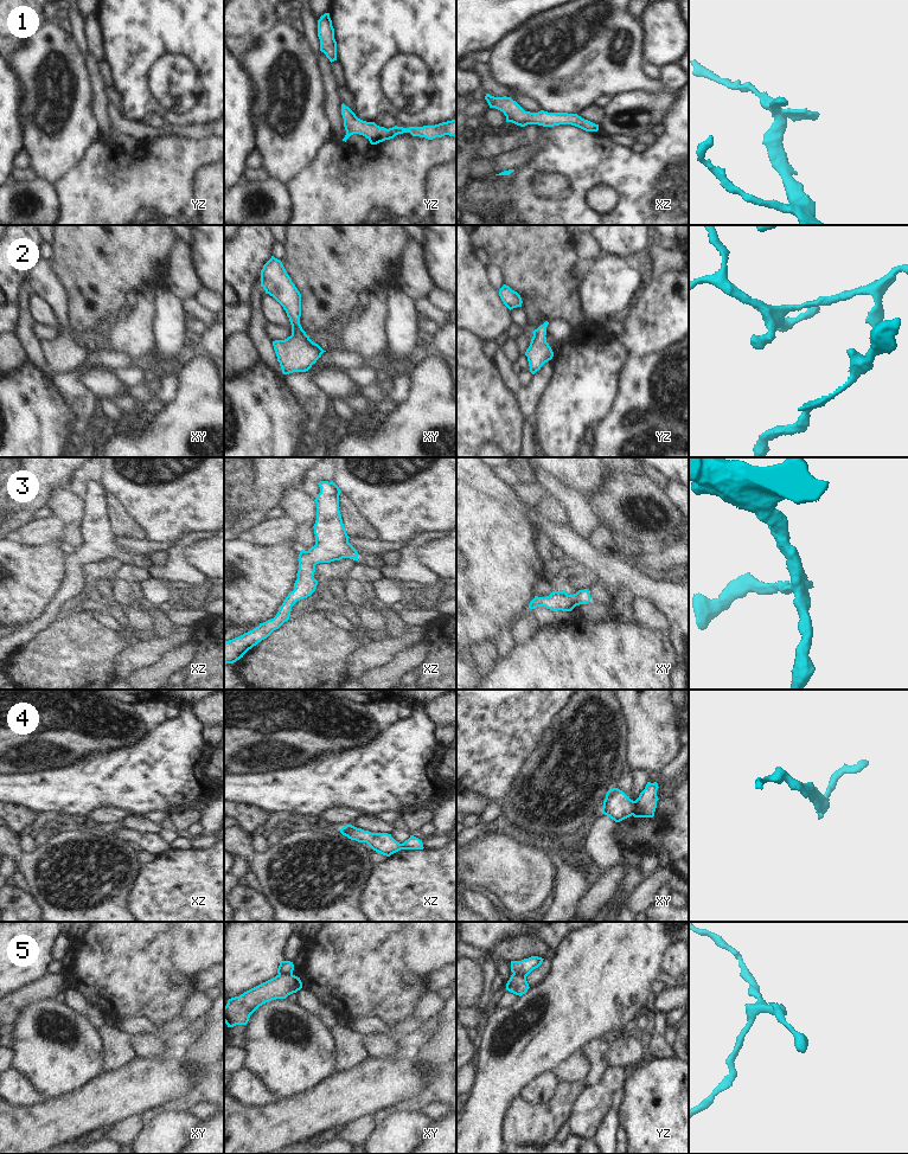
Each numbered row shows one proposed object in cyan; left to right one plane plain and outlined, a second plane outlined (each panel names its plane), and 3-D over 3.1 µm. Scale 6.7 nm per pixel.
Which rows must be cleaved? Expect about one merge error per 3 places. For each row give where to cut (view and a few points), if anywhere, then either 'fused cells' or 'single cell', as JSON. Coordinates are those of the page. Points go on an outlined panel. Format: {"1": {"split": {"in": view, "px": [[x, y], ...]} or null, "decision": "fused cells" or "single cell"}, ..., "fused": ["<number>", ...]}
{"1": {"split": null, "decision": "single cell"}, "2": {"split": null, "decision": "single cell"}, "3": {"split": null, "decision": "single cell"}, "4": {"split": {"in": "xy", "px": [[634, 801], [632, 814]]}, "decision": "fused cells"}, "5": {"split": {"in": "xy", "px": [[292, 973], [279, 975]]}, "decision": "fused cells"}, "fused": ["4", "5"]}

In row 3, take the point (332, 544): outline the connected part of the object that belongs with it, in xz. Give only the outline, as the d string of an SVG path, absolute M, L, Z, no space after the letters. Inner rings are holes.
M320 481L318 485L320 493L314 500L316 520L313 526L315 545L308 551L301 550L299 554L298 579L294 583L294 590L288 594L274 618L260 623L258 627L238 637L224 641L224 665L234 663L243 658L249 649L289 620L292 607L298 601L311 596L316 589L318 581L313 578L316 564L343 558L359 559L357 550L349 543L350 537L339 511L341 491L333 481Z

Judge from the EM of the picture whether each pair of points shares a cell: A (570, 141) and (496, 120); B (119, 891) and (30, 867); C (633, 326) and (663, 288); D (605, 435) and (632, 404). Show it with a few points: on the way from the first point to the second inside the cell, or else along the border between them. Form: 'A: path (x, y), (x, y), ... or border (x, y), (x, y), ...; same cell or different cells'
A: border (502, 124), (496, 128); different cells
B: path (96, 891), (91, 891), (76, 877), (52, 870); same cell
C: path (643, 316), (662, 297); same cell
D: path (612, 428), (625, 411); same cell

